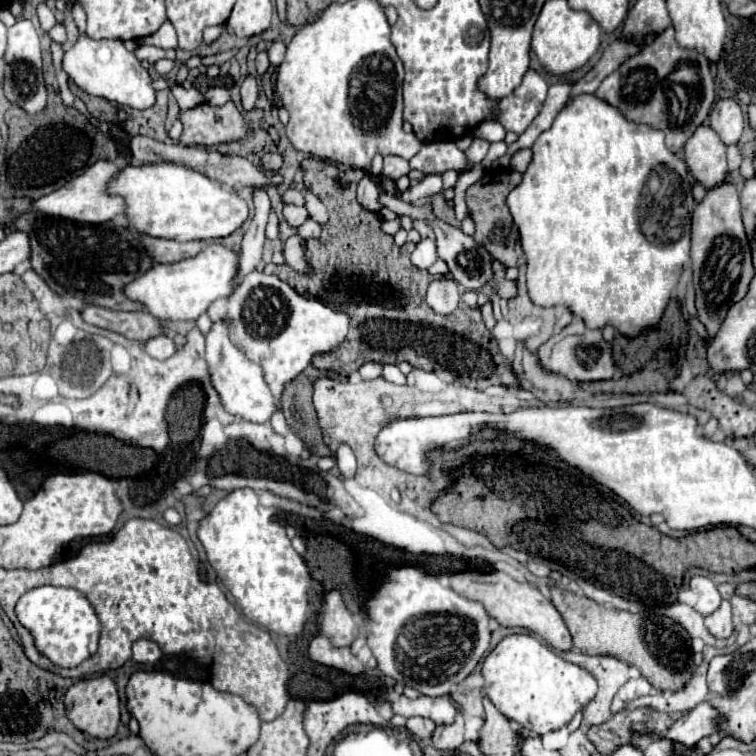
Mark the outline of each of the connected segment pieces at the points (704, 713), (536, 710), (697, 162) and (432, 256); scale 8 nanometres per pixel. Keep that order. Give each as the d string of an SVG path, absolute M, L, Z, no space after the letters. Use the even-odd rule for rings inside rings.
M704 702L698 704L694 710L690 710L686 716L682 716L680 720L676 720L664 734L662 738L674 742L674 744L684 744L686 748L696 748L696 744L704 738L710 736L716 730L714 720L716 718L716 710Z
M532 634L506 636L484 660L484 694L508 718L536 736L560 730L596 696L596 680L582 668L564 662Z
M700 126L684 148L686 164L698 184L706 190L718 188L726 180L726 146L712 128Z
M424 238L422 242L416 244L416 250L412 252L412 264L414 264L418 270L430 268L436 260L438 260L438 254L436 254L436 244L434 244L434 240Z

